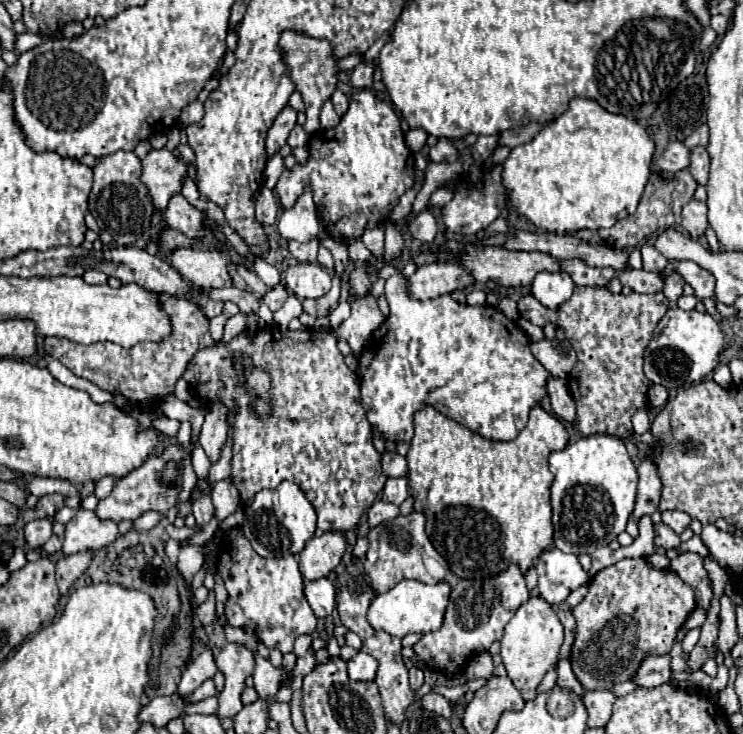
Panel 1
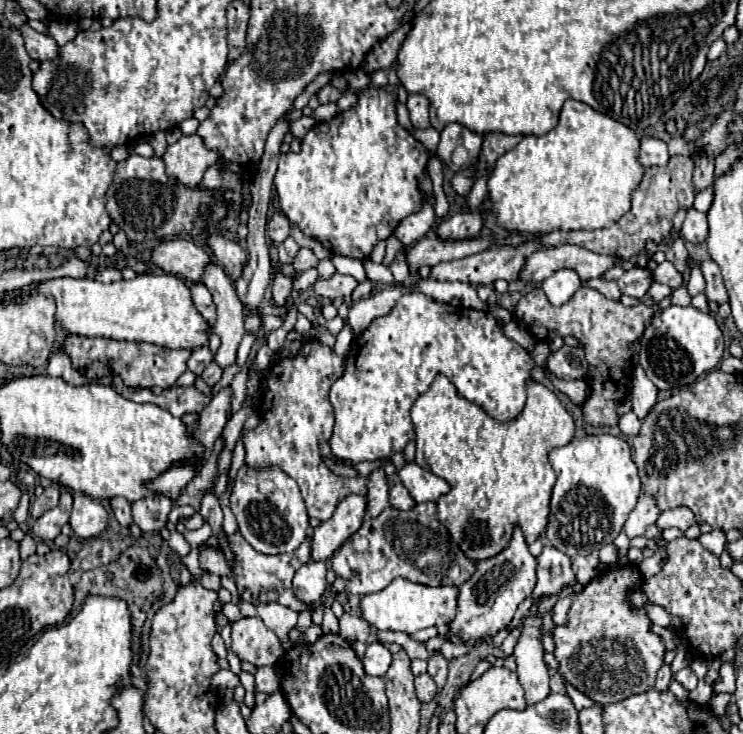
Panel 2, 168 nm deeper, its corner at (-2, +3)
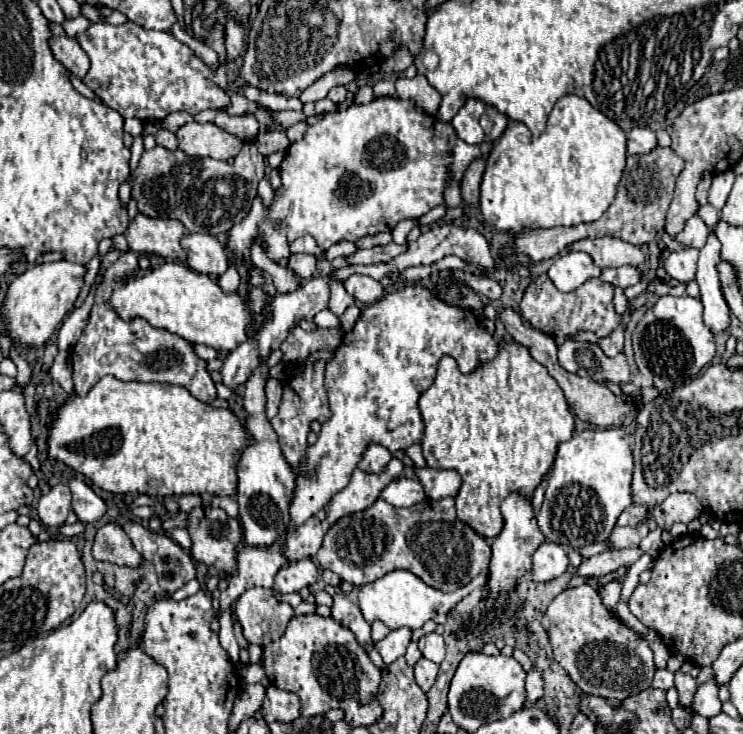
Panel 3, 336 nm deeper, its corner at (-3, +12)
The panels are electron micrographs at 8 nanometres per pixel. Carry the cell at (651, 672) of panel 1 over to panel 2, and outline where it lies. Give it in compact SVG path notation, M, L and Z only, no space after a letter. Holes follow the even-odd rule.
M664 665L664 667L660 669L658 677L656 677L656 689L660 689L660 691L668 691L670 681L672 681L672 671L670 671L670 667Z

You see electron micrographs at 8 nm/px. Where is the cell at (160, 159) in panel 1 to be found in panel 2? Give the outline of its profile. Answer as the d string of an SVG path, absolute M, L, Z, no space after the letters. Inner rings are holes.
M184 135L164 153L168 175L176 177L188 187L198 187L204 171L218 161L218 153L208 149L200 135Z

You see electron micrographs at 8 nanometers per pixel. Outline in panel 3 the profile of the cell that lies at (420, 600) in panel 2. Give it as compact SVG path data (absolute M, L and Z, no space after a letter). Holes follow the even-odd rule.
M393 570L393 572L385 574L383 578L371 582L371 584L365 584L359 590L359 608L363 612L363 618L369 624L373 620L383 620L391 630L397 630L397 628L403 628L403 626L415 630L415 628L421 628L427 620L435 618L437 614L447 614L469 592L485 585L487 574L487 571L480 573L465 588L457 588L457 592L441 592L437 588L427 586L421 578L413 576L407 570Z

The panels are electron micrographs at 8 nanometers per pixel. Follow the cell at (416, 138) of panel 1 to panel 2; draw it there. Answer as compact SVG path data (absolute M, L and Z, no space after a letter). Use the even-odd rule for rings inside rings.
M408 95L406 107L410 111L410 119L412 125L418 129L426 129L430 127L430 119L428 119L428 109L430 109L430 101L424 95Z

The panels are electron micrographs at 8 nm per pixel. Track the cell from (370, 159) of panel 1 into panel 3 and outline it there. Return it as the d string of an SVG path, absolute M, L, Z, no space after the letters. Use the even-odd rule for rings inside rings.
M375 98L375 100L369 102L369 104L351 104L351 106L345 108L345 110L327 112L327 114L323 114L323 118L319 118L315 124L307 126L307 132L305 132L305 136L303 136L301 142L295 142L295 144L291 144L291 146L287 148L287 154L285 154L285 158L283 158L283 162L281 162L281 166L279 166L279 174L281 174L281 184L283 184L283 186L281 186L281 190L275 194L273 206L267 210L267 208L263 206L263 202L253 202L251 208L249 208L249 212L247 212L247 216L245 216L245 220L237 222L237 224L231 228L231 232L229 232L229 248L233 250L235 256L249 260L249 244L253 242L253 238L255 238L257 242L265 240L265 242L267 242L267 256L269 256L273 262L277 262L277 260L287 258L287 256L291 254L291 252L289 252L289 242L293 242L295 238L299 238L299 236L303 236L303 234L311 234L311 236L317 240L319 248L327 250L329 246L333 246L333 244L337 244L337 242L341 242L341 240L357 242L357 240L363 238L363 236L375 236L375 234L379 234L379 232L391 232L391 230L397 226L397 222L401 222L401 220L405 220L405 218L421 218L421 216L427 214L431 208L443 204L443 188L445 188L447 180L449 180L449 178L455 178L457 182L461 182L465 168L467 168L475 158L481 158L483 154L489 154L489 152L491 152L491 144L489 144L489 142L477 144L477 146L469 146L469 144L465 144L463 140L459 140L459 138L455 136L451 124L443 124L443 122L439 122L435 116L427 116L427 114L423 114L419 108L415 108L411 102L403 102L403 100L399 100L399 98Z

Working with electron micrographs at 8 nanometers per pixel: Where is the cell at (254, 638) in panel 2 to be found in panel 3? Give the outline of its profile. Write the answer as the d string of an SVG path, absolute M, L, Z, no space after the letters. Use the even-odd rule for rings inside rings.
M249 588L233 606L233 618L239 622L243 636L249 644L265 646L279 640L293 618L289 604L277 602L273 590Z

